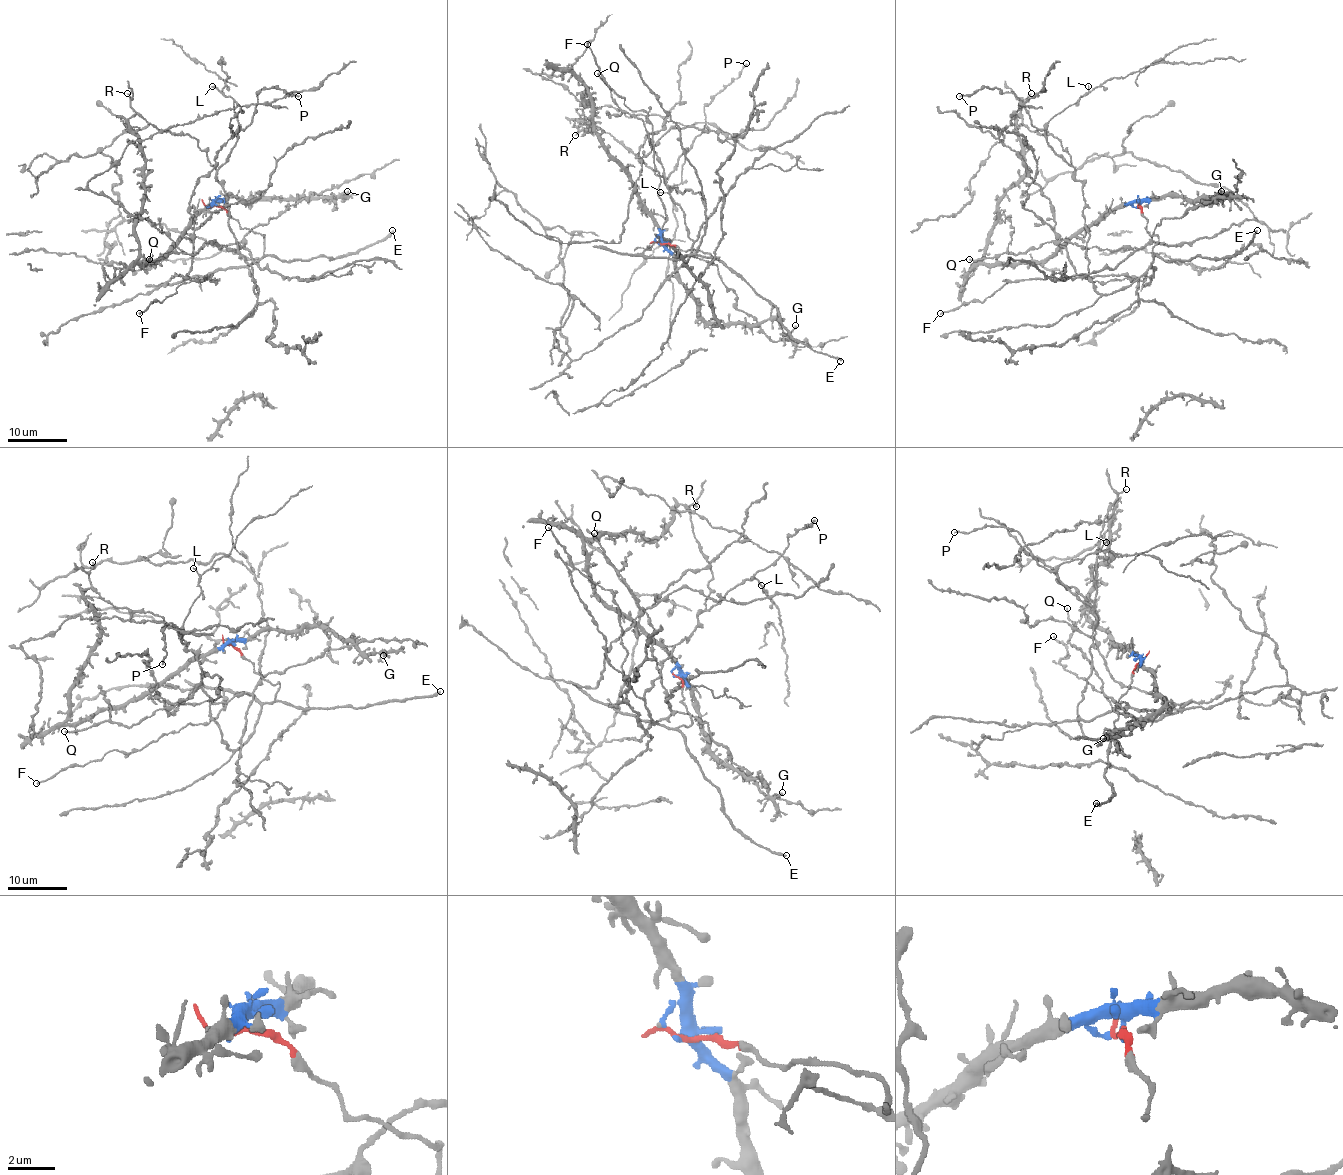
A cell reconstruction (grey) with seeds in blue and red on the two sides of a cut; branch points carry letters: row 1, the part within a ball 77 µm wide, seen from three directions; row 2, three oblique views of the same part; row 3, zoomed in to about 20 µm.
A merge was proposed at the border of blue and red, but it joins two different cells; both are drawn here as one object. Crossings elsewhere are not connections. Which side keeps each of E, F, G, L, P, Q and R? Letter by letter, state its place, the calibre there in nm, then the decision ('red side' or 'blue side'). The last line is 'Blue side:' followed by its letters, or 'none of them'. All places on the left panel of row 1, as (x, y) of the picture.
E: (392, 230) | 240 nm | red side
F: (139, 313) | 160 nm | red side
G: (347, 191) | 240 nm | blue side
L: (212, 86) | 190 nm | red side
P: (298, 96) | 180 nm | red side
Q: (149, 259) | 140 nm | blue side
R: (127, 93) | 150 nm | red side
Blue side: G, Q

